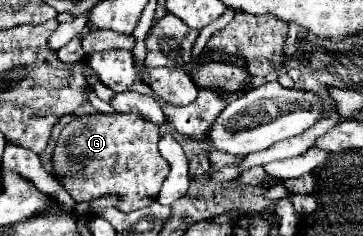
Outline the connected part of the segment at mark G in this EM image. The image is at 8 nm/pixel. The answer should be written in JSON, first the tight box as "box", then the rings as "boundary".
{"box":[53,113,169,212],"boundary":[[[133,113],[112,114],[112,122],[109,116],[105,118],[81,118],[81,124],[75,120],[63,128],[63,132],[57,138],[57,148],[53,152],[53,166],[55,172],[65,174],[65,184],[67,192],[71,192],[71,198],[81,202],[89,200],[91,196],[101,196],[103,192],[113,192],[117,190],[123,196],[123,204],[119,206],[121,212],[131,212],[143,206],[149,206],[155,202],[161,184],[169,176],[169,162],[159,154],[157,150],[159,142],[159,126],[143,120],[140,116]]]}

